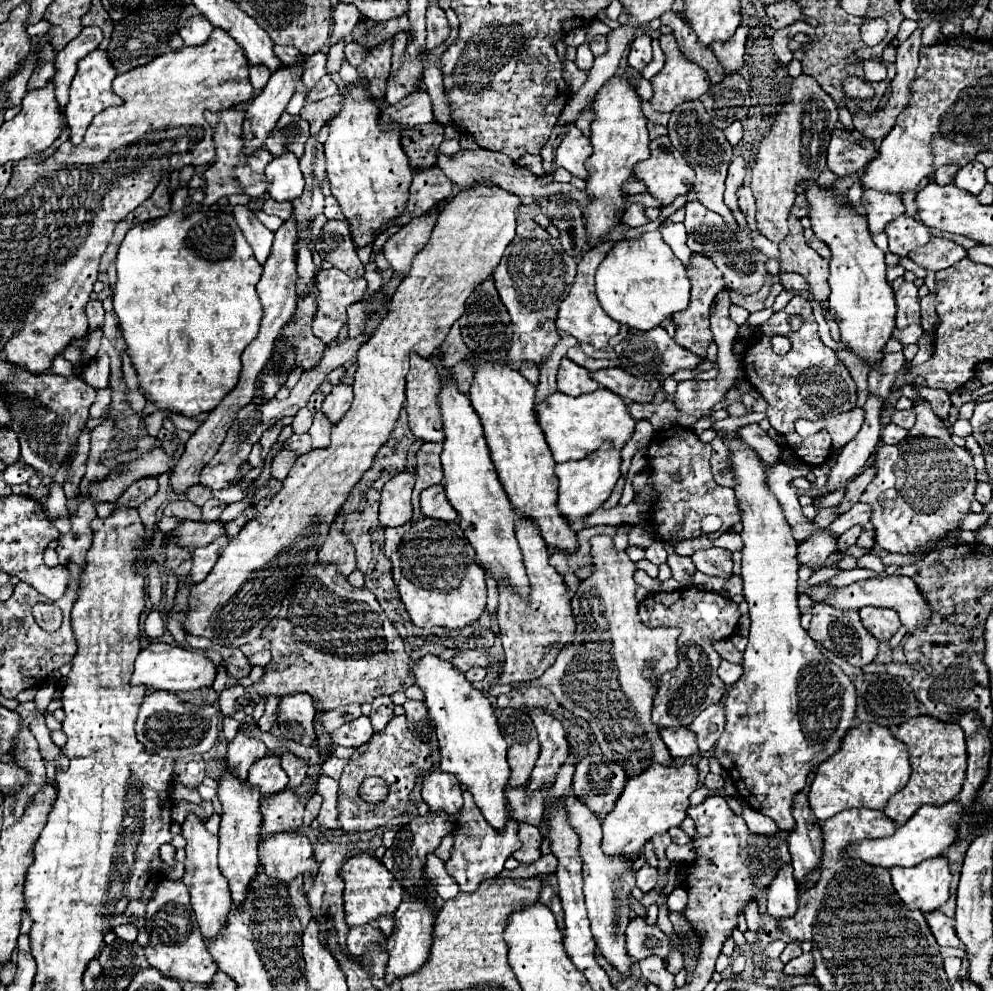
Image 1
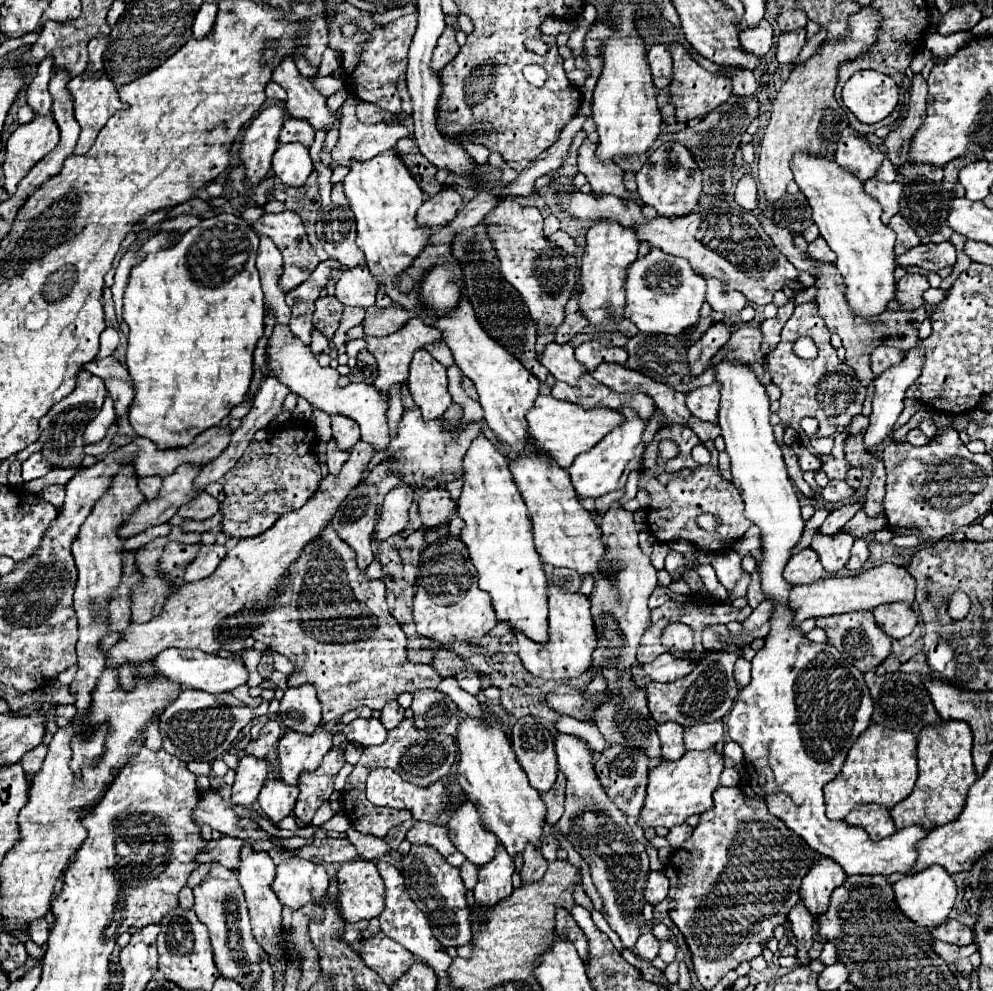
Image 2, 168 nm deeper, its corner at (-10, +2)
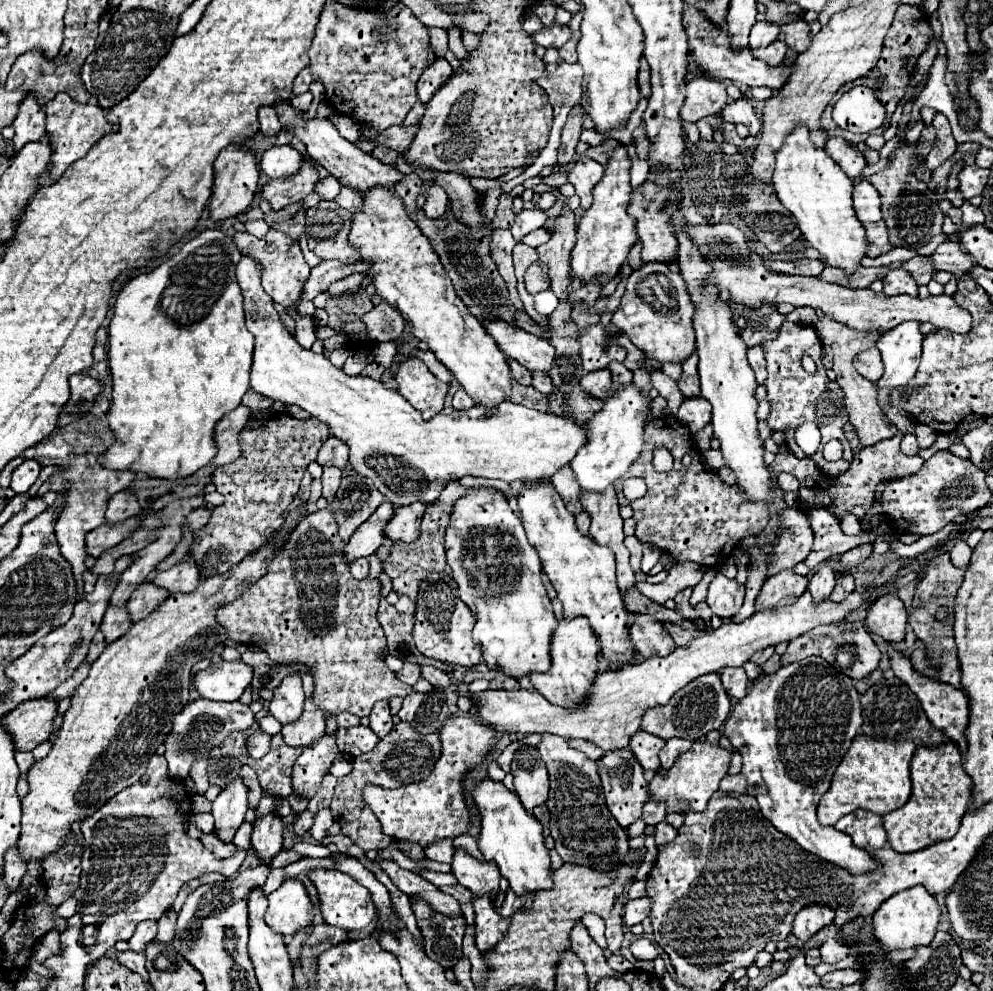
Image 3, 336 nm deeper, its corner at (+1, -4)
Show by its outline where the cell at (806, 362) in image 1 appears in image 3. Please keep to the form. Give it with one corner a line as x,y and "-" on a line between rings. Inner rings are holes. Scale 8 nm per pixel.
784,322
778,338
768,340
766,344
762,344
762,350
764,350
766,364
768,364
768,378
766,378
764,386
766,386
766,392
768,392
766,398
770,402
770,414
766,418
770,430
782,430
786,434
786,444
794,452
794,456
796,458
806,458
806,454
798,448
798,444
794,440
794,430
802,422
808,422
808,420
816,422
820,432
822,432
822,444
826,444
832,438
840,440
844,444
844,456
838,462
826,462
824,456
822,456
822,450
818,450
810,458
828,476
844,474
846,468
850,468
850,460
852,460
852,450
850,450
848,440
844,438
844,432
842,432
842,426
848,422
848,416
844,412
844,392
836,382
832,382
826,376
826,368
822,366
822,360
820,360
822,342
820,342
814,326
-
804,354
808,354
816,362
816,366
818,366
816,374
808,374
802,368
800,360
802,360

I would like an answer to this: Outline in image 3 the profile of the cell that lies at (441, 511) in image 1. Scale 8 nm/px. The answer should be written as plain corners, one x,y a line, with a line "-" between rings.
414,502
410,506
400,506
384,528
384,536
394,542
414,542
420,536
420,522
426,504

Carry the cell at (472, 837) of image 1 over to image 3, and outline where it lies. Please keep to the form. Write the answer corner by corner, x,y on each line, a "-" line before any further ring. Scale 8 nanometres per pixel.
490,896
474,898
472,904
474,904
474,912
476,912
476,946
482,954
486,954
506,934
508,920
500,918

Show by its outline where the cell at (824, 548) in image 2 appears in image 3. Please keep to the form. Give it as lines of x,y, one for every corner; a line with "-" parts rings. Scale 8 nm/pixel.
822,562
818,566
818,572
810,578
808,582
808,590
812,594
812,600
814,604
822,604
824,600
828,600
828,596
832,594
834,590
834,584
836,584
836,574
834,570
830,568
828,562

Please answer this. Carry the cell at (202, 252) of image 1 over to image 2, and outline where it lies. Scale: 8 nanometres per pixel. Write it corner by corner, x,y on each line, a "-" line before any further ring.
219,214
213,218
205,218
199,226
189,228
183,234
177,232
157,232
151,238
147,238
141,244
141,252
145,258
131,268
129,284
125,288
123,296
123,318
129,326
129,338
127,338
127,370
135,382
135,400
129,406
129,422
133,430
139,436
145,436
153,442
157,442
159,448
175,448
175,446
187,446
197,434
203,430
219,424
233,406
241,404
247,396
251,376
253,376
253,350
257,340
263,336
263,318
265,318
265,300
261,290
261,280
257,274
257,246
259,238
253,232
253,228
235,214

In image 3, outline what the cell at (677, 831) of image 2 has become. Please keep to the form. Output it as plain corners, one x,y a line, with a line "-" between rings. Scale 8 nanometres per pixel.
660,822
658,826
656,826
656,834
654,834
654,838
656,838
656,844
660,846
660,844
666,844
666,842
672,842
674,838
676,838
676,828
672,828
668,822

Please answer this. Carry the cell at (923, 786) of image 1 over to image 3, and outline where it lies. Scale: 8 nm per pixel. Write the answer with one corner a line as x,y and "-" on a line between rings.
946,742
942,748
920,746
912,760
912,796
910,800
884,816
884,828
888,832
890,846
900,852
918,852
938,840
950,840
960,826
962,816
968,810
972,796
972,778
962,768
962,756
956,744

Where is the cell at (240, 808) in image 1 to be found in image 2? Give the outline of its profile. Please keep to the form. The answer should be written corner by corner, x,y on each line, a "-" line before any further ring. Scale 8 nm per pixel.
243,840
243,848
241,848
241,856
239,856
239,870
237,870
237,876
239,876
239,884
245,892
245,900
247,900
247,908
249,908
249,916
251,916
251,928
253,928
253,934
255,934
255,940
261,944
261,948
273,956
277,960
277,970
279,974
285,972
285,960
283,960
283,952
281,952
281,946
279,946
279,940
281,940
281,930
283,930
283,924
281,924
281,902
279,898
275,896
273,888
271,888
271,882
275,878
275,864
269,856
269,852
263,852
263,850
255,850
253,848
253,842
251,840

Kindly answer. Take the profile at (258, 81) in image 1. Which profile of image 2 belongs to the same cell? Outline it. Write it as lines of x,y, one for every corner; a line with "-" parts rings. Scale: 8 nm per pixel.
273,80
267,84
265,94
267,94
267,98
271,98
271,102
285,100
285,90
281,90
281,86
277,86
277,82
273,82

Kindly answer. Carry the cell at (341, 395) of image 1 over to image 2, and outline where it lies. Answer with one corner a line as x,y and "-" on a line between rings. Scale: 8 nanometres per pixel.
331,414
331,426
333,426
333,438
337,440
341,450
351,450
351,446
359,440
357,422
351,418
345,418
343,414

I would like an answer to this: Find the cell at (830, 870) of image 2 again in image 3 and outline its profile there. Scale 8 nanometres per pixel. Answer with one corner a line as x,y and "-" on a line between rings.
810,906
798,912
794,918
794,936
802,942
808,942
816,932
820,932
824,926
832,924
834,920
834,910
828,906

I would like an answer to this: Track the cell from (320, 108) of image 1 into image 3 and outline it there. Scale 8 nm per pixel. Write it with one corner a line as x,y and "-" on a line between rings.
418,124
416,126
392,126
390,130
382,132
382,136
374,136
374,138
386,138
386,146
402,154
409,148
417,132

